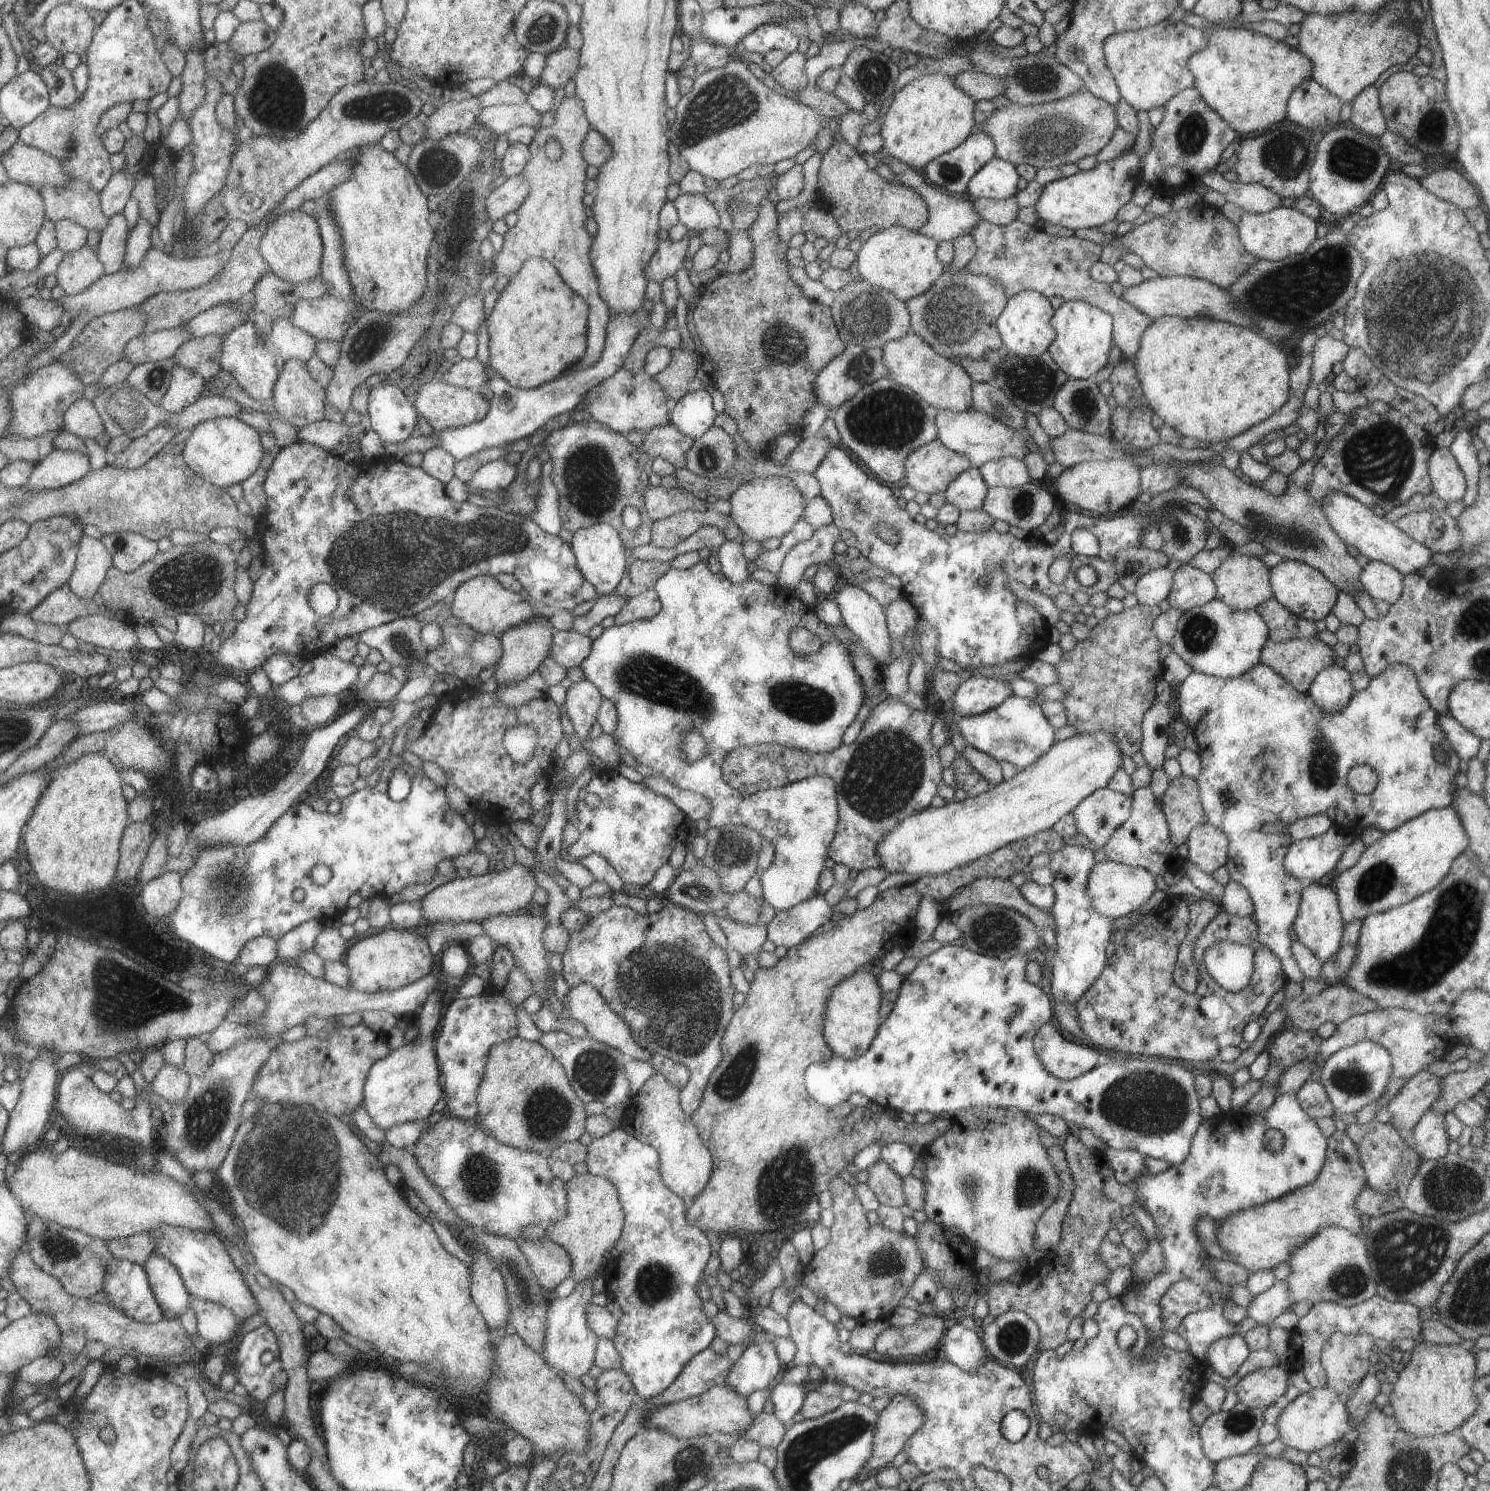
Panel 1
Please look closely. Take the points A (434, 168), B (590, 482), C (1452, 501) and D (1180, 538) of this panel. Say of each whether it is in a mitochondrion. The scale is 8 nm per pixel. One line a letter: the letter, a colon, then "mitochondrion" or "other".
A: mitochondrion
B: mitochondrion
C: other
D: mitochondrion

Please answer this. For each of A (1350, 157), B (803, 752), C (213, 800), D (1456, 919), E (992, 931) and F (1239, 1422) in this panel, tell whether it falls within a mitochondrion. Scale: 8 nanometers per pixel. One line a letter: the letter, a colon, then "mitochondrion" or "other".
A: mitochondrion
B: other
C: other
D: mitochondrion
E: mitochondrion
F: mitochondrion

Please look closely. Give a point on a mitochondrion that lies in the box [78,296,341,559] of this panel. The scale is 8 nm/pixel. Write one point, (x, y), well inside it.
(101, 507)

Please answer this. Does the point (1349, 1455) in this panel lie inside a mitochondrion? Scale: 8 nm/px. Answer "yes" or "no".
no

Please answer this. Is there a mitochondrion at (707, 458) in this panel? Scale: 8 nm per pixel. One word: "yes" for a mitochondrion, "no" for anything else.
yes

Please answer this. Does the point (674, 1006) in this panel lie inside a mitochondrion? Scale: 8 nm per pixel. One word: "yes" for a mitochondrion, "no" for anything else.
yes

